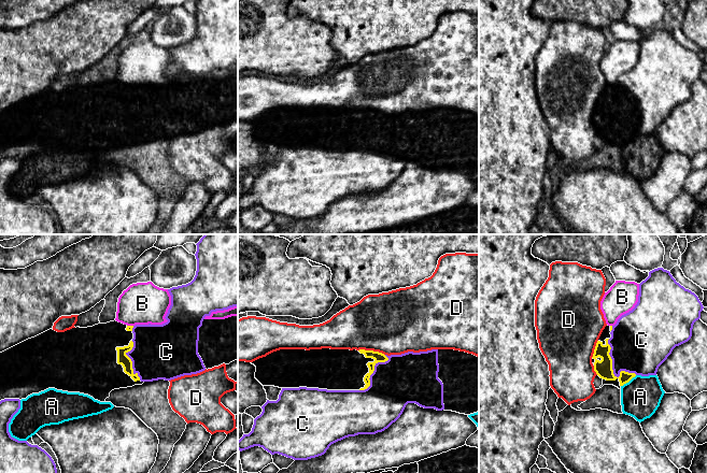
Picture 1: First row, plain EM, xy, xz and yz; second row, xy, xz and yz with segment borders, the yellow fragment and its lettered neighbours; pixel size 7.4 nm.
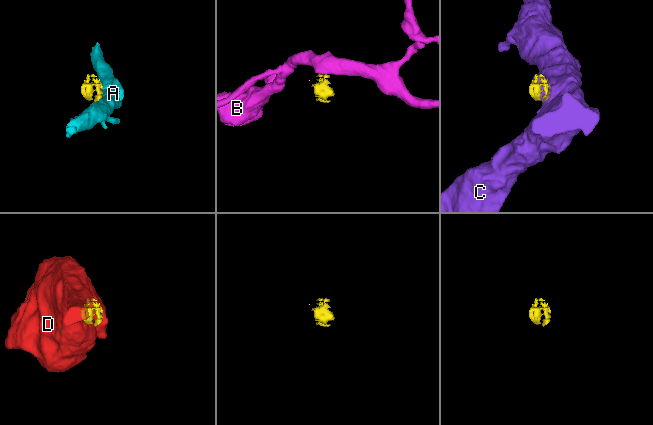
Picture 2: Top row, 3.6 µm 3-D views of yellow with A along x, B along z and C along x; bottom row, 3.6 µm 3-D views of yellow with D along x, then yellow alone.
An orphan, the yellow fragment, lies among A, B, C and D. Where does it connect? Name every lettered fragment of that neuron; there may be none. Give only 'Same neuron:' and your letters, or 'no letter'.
Same neuron: no letter

